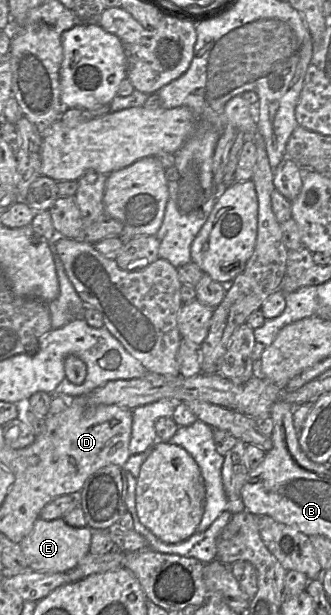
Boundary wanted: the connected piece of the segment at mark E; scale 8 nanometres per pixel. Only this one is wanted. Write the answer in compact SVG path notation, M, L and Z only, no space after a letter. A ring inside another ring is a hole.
M38 518L31 533L19 543L19 546L32 571L60 573L75 568L80 560L89 553L91 539L92 530L89 527L71 527L63 518L51 521Z

